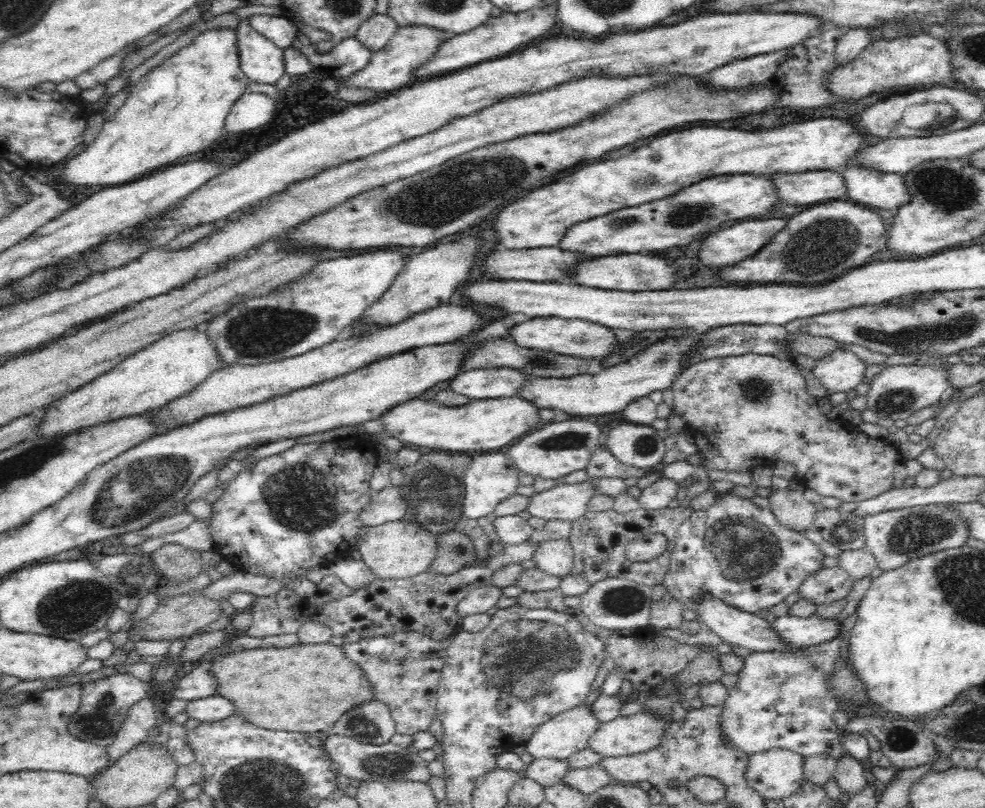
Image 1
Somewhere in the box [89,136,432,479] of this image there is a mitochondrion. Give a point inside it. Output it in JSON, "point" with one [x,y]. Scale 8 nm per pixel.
{"point":[265,332]}

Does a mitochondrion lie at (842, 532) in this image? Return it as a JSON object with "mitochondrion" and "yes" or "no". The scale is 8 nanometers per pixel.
{"mitochondrion":"yes"}

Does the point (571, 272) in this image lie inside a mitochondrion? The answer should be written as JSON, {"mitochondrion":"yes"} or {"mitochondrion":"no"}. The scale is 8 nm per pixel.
{"mitochondrion":"no"}

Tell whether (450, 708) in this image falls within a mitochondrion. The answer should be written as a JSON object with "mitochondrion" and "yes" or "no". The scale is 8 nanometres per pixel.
{"mitochondrion":"no"}

